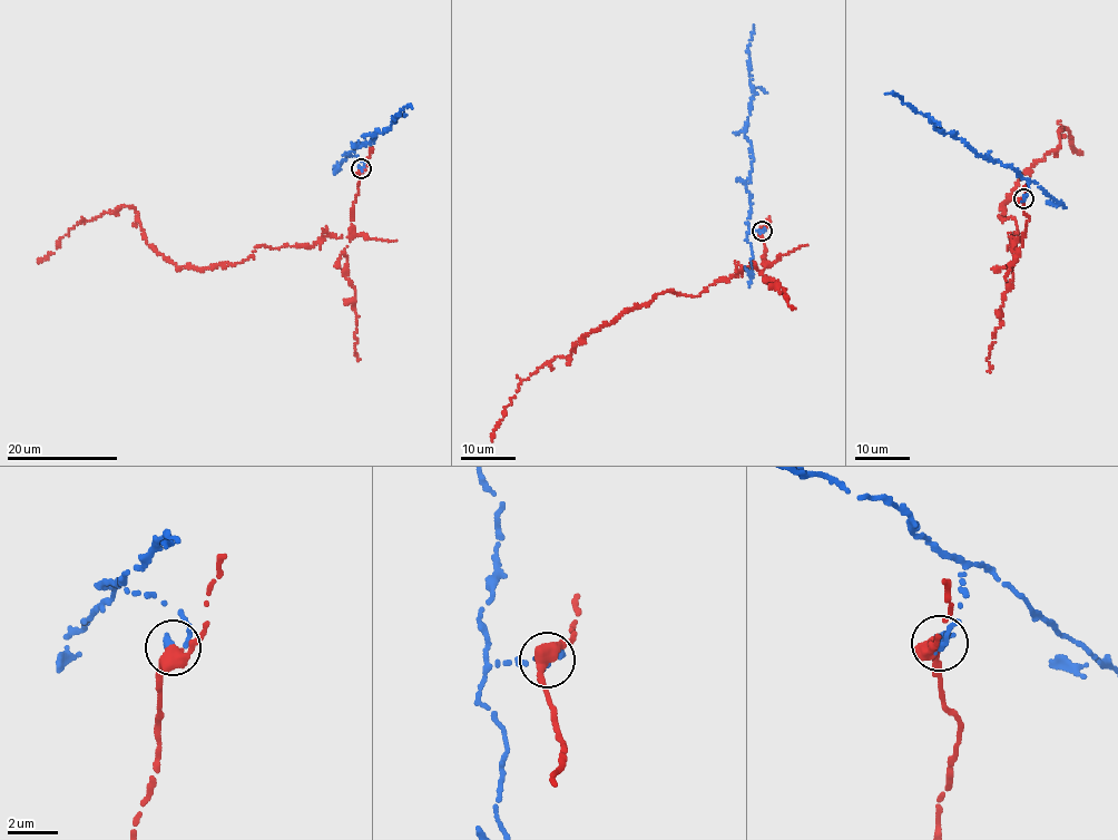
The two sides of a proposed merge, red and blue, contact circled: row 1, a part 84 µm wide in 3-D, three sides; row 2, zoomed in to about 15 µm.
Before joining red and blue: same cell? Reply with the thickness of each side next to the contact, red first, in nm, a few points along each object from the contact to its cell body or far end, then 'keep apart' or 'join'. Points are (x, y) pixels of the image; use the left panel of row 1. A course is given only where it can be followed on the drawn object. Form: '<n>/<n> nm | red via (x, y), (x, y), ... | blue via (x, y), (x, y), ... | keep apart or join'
400/360 nm | red via (360, 168), (349, 236), (176, 267), (125, 205), (70, 228), (38, 261) | blue via (361, 168), (363, 162), (349, 154), (353, 147), (373, 142), (372, 134), (390, 128), (398, 113), (411, 107) | keep apart

